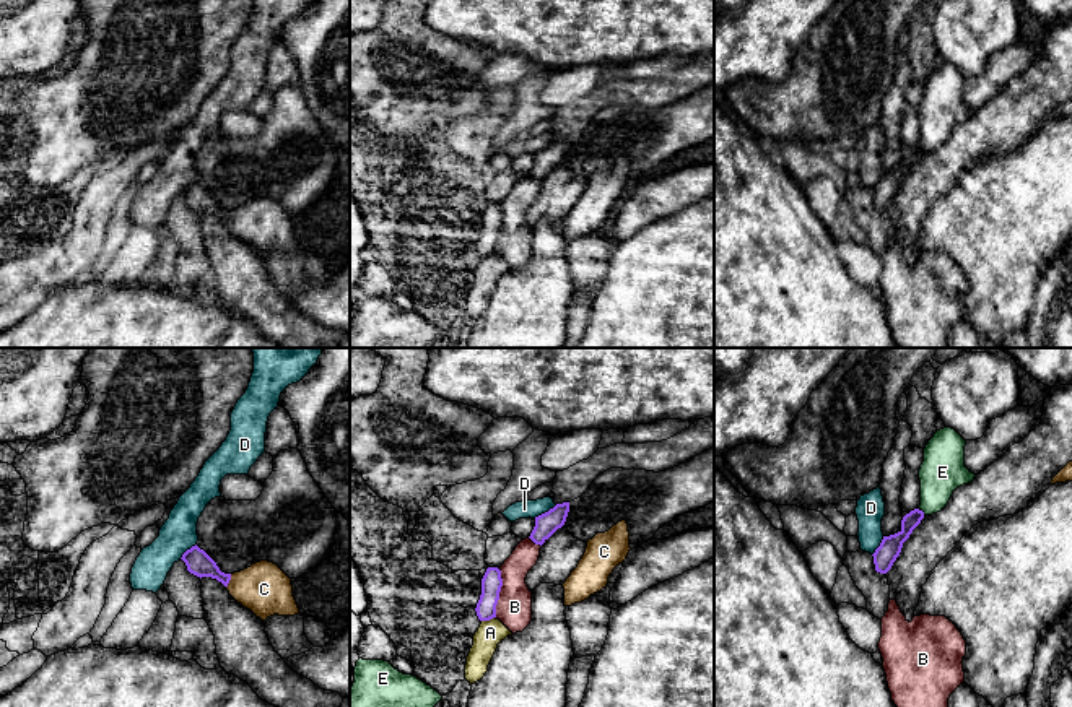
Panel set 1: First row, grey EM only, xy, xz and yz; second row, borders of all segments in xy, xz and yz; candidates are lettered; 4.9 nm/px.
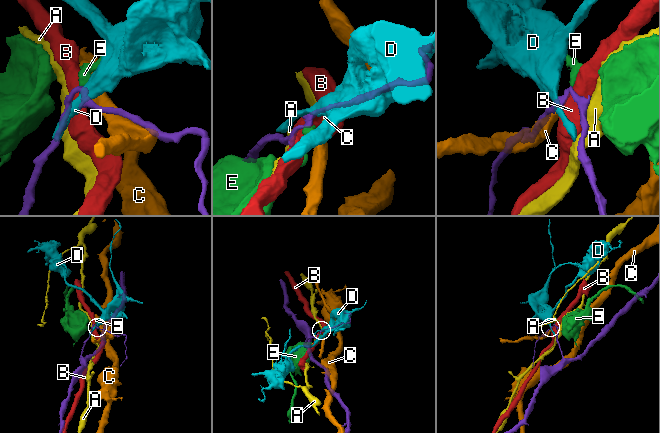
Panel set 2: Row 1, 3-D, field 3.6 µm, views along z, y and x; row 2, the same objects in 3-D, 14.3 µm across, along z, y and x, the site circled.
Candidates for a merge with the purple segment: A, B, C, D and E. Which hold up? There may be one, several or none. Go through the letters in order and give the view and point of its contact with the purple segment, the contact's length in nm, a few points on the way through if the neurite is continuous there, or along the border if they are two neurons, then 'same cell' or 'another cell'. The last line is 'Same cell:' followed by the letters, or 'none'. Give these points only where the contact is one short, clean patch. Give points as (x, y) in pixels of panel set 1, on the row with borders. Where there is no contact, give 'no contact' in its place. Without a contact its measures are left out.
A: meets purple in xz at (488, 620); contact 80 nm long; border along xz (495, 616), (482, 621); another cell
B: meets purple in xz at (498, 594); contact 240 nm long; another cell
C: meets purple in xy at (230, 579); contact 80 nm long; another cell
D: meets purple in xz at (545, 512); contact 140 nm long; border along xz (557, 504), (534, 517); another cell
E: meets purple in yz at (923, 512); contact 40 nm long; border along yz (921, 509), (924, 514); another cell
Same cell: none

